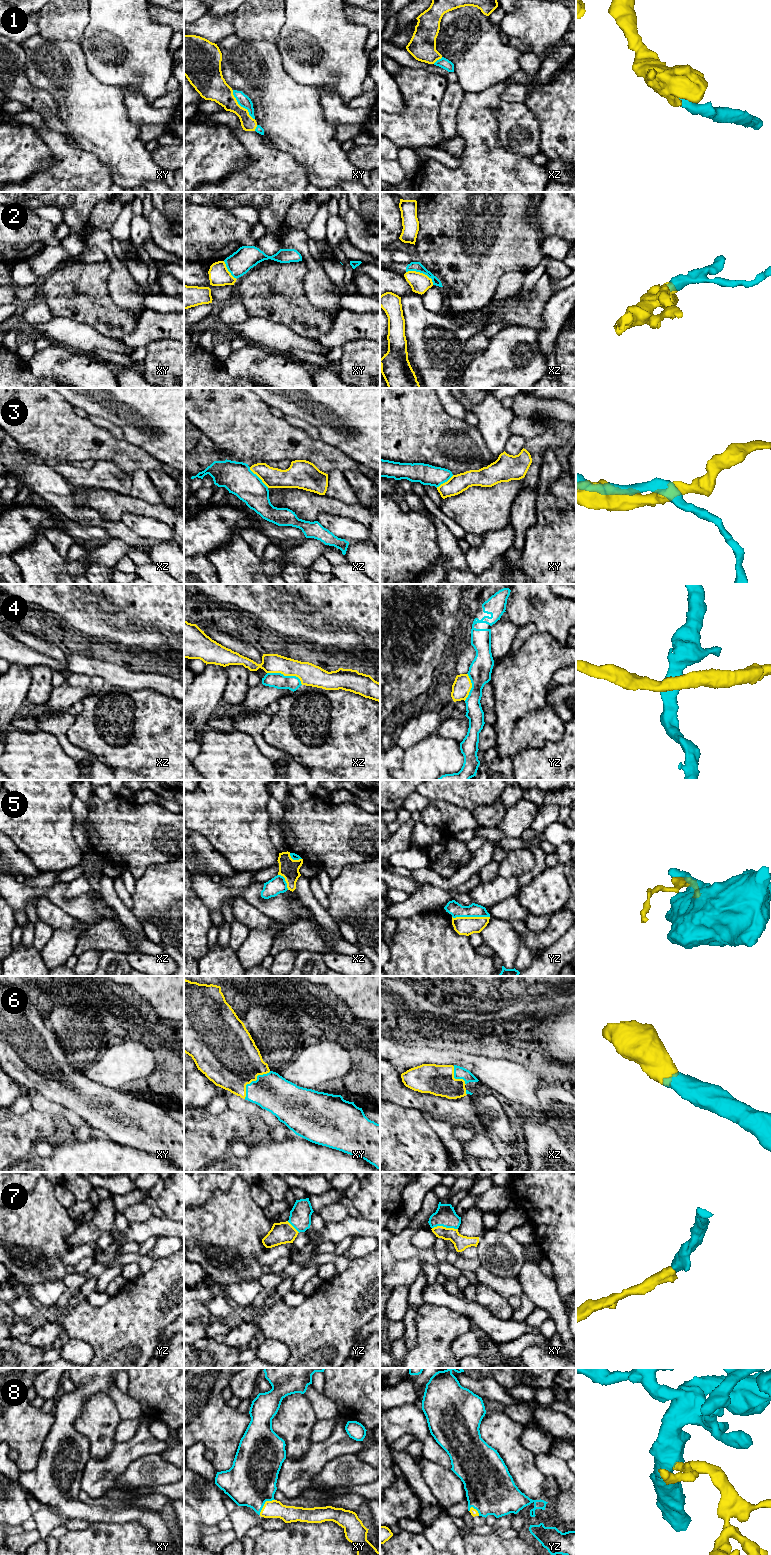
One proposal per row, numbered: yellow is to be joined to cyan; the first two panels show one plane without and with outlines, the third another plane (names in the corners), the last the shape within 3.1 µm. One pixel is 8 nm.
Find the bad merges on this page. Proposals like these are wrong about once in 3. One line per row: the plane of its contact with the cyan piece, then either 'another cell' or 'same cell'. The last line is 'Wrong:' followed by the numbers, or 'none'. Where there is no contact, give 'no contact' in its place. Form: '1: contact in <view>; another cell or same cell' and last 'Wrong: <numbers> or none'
1: contact in xy; same cell
2: contact in xz; another cell
3: contact in xz; another cell
4: contact in xz; another cell
5: contact in yz; another cell
6: contact in xy; same cell
7: contact in xy; same cell
8: contact in xy; same cell
Wrong: 2, 3, 4, 5

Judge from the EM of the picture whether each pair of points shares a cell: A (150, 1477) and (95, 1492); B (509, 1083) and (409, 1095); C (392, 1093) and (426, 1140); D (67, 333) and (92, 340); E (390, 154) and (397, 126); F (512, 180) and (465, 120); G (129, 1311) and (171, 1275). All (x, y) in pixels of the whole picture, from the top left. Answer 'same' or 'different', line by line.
A: different
B: different
C: different
D: same
E: different
F: same
G: same

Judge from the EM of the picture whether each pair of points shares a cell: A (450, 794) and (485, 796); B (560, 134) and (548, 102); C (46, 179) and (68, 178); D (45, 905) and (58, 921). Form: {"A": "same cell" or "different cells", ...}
{"A": "same cell", "B": "same cell", "C": "same cell", "D": "same cell"}

